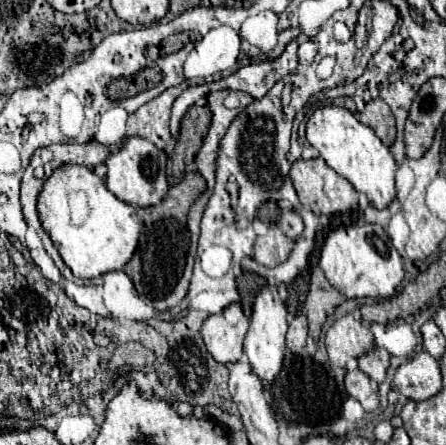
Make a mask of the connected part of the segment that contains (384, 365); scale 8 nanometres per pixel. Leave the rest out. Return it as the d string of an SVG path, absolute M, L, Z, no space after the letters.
M375 347L375 349L369 351L367 355L359 357L359 369L361 369L367 377L371 377L373 381L381 383L381 381L385 379L387 369L389 369L389 359L391 359L391 355L387 353L387 349Z

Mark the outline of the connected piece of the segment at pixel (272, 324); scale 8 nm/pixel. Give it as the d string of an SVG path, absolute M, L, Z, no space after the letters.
M267 285L261 289L253 303L253 315L251 315L251 327L245 335L245 347L243 353L253 367L253 375L257 375L265 387L271 387L277 379L283 357L285 357L285 333L287 333L287 307L279 299L279 291L273 285Z

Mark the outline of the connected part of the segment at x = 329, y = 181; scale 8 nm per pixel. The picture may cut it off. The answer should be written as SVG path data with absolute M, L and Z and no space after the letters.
M321 157L309 159L309 161L299 159L291 167L291 181L295 185L295 191L303 207L313 211L315 215L337 215L337 213L343 215L343 213L357 211L357 197L359 197L357 191L351 187L347 179L343 179L331 167L327 167L327 163Z

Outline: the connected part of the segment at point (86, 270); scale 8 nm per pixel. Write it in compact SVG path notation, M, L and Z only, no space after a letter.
M59 167L39 195L39 217L63 261L79 279L123 269L135 253L141 225L135 207L119 201L87 167Z

